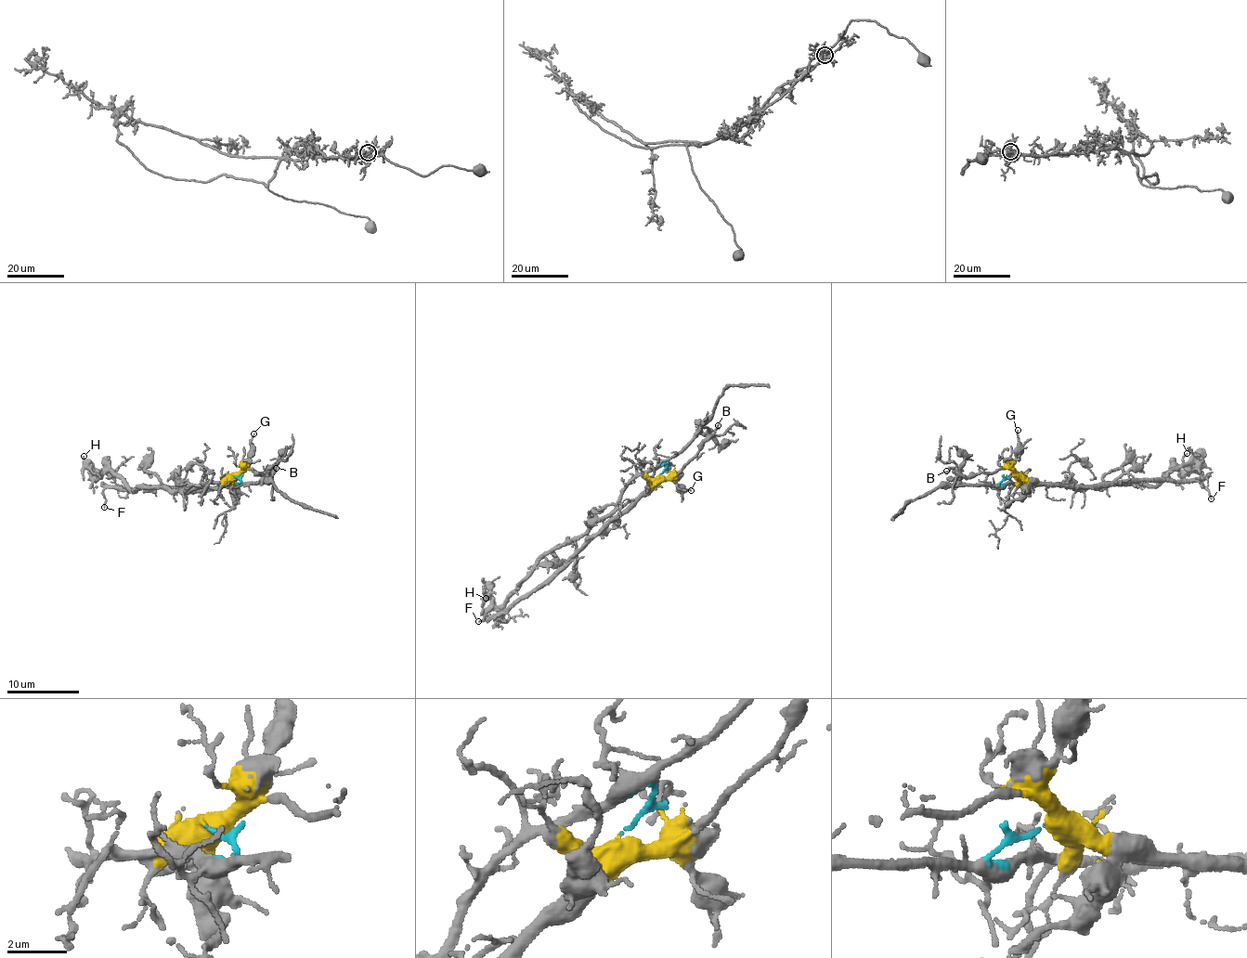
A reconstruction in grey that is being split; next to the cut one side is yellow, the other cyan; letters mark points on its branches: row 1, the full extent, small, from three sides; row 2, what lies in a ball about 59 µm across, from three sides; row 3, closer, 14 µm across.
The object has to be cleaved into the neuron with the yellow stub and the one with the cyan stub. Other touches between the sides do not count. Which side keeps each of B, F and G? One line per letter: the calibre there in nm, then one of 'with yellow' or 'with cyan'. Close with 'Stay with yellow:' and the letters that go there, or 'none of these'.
B: calibre 150 nm; with cyan
F: calibre 120 nm; with yellow
G: calibre 80 nm; with yellow
Stay with yellow: F, G

